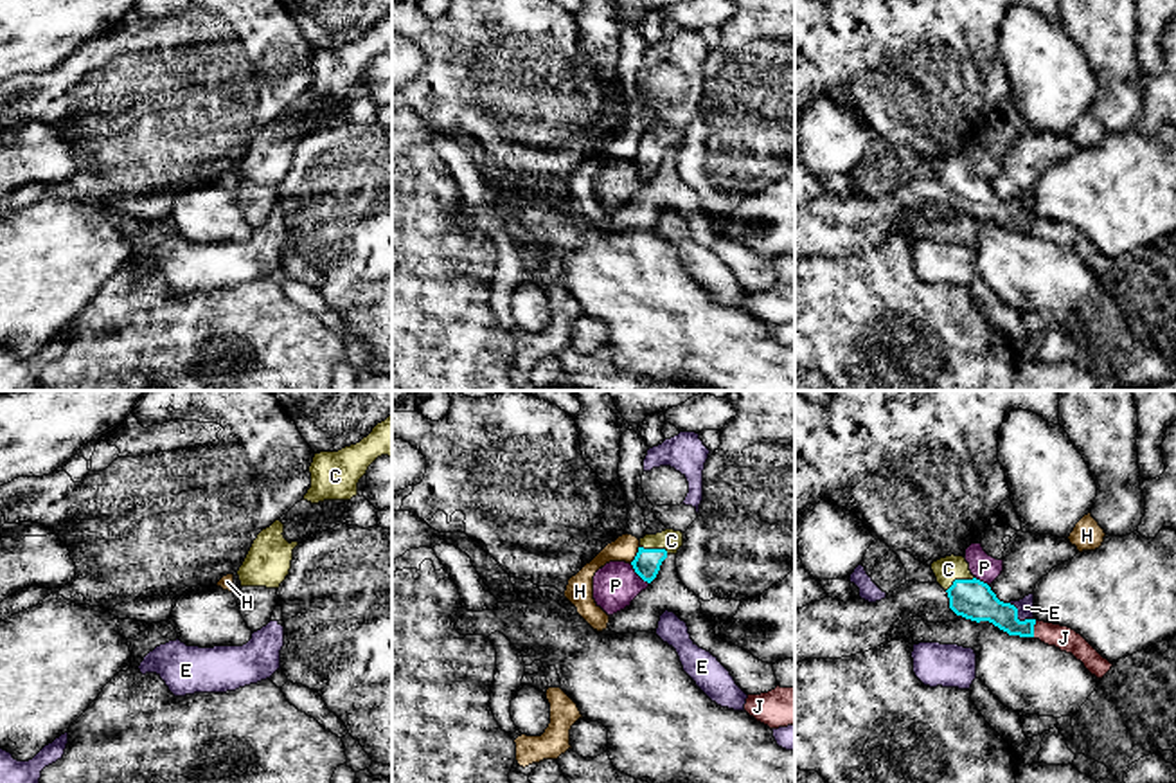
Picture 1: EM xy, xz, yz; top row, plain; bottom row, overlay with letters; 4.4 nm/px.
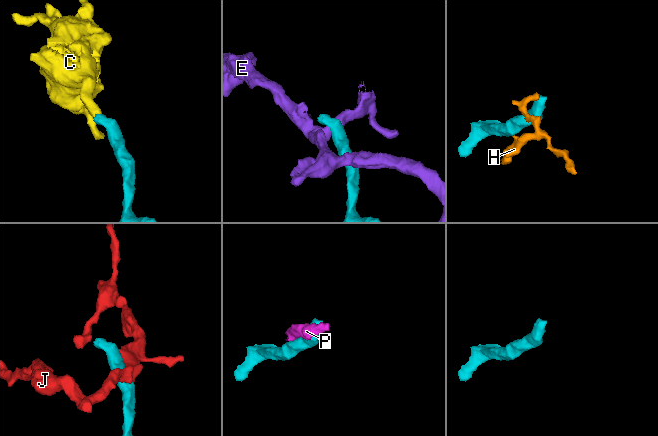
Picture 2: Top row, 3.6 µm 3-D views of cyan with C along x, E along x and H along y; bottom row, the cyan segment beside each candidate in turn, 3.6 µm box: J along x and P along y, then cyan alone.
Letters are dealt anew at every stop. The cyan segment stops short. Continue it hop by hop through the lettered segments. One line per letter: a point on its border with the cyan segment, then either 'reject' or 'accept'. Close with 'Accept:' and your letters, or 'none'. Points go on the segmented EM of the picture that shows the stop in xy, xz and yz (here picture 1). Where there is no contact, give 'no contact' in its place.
C: yz (959, 580) | accept
E: yz (1016, 618) | reject
H: xz (637, 555) | reject
J: yz (1033, 629) | reject
P: xz (639, 575) | reject
Accept: C

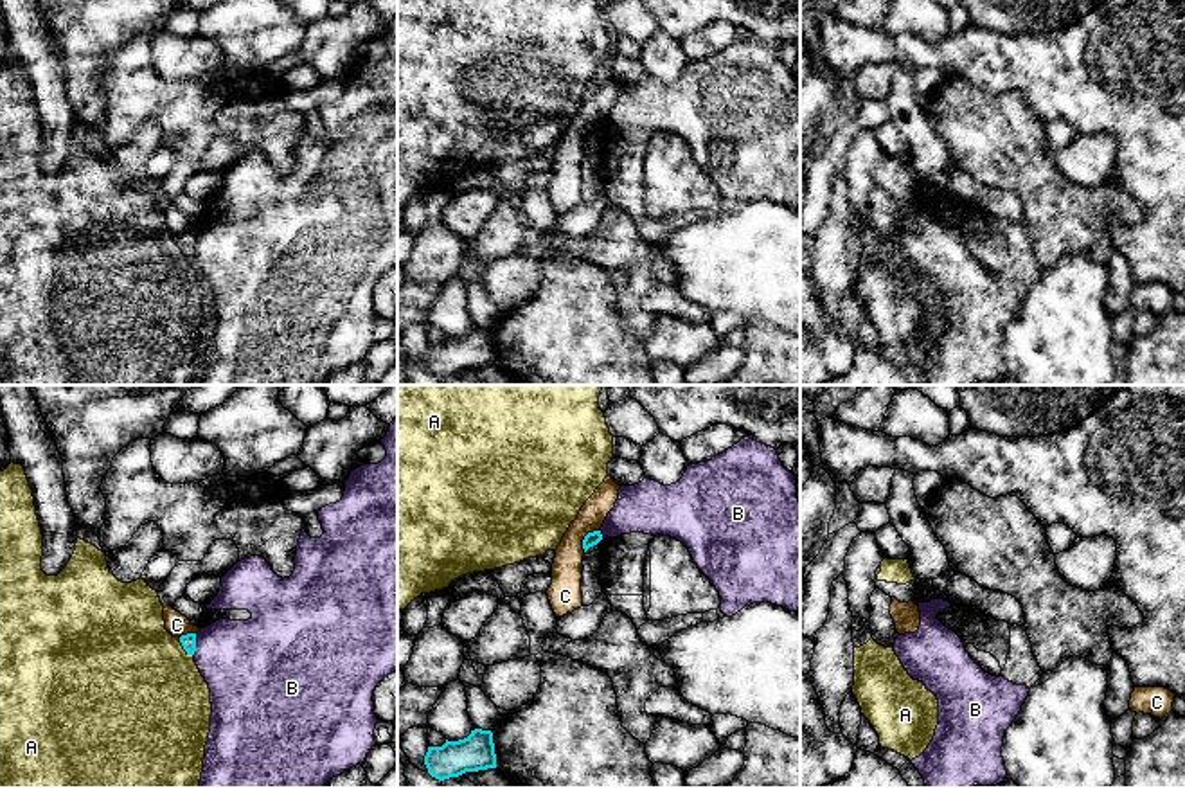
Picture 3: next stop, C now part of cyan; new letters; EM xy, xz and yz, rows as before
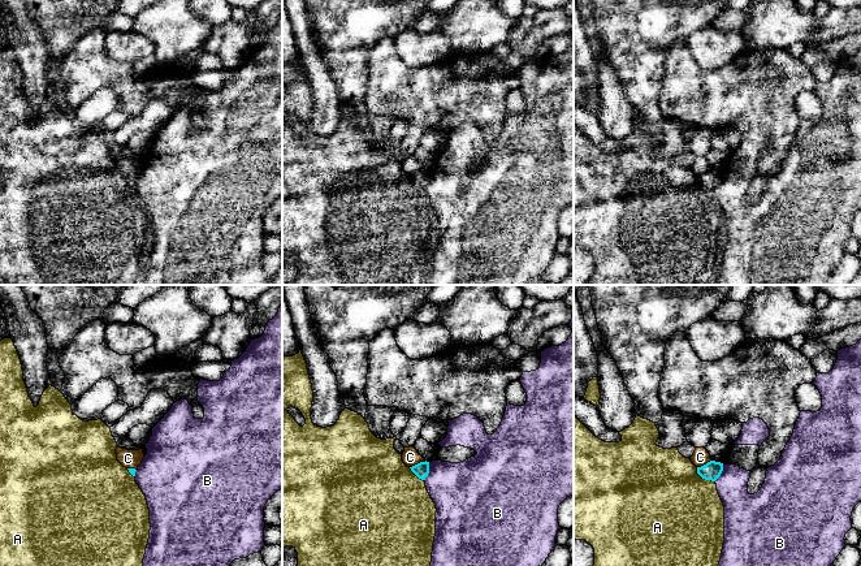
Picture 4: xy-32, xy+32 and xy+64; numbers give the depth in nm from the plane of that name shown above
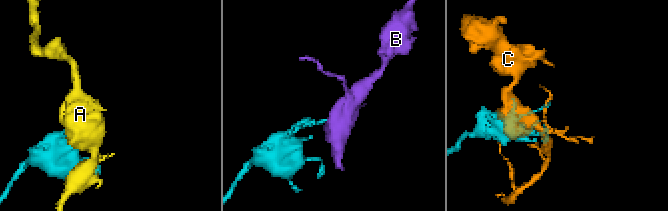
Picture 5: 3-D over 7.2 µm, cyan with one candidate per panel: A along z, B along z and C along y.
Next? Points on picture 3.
A: xy (184, 648) | reject
B: xy (195, 644) | reject
C: xz (585, 537) | reject
Accept: none

